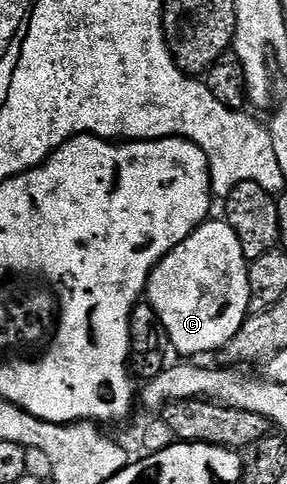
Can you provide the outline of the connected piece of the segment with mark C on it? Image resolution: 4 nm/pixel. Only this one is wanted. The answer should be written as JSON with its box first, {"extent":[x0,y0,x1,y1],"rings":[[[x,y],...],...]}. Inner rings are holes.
{"extent":[146,220,251,356],"rings":[[[208,220],[155,266],[148,277],[146,300],[162,320],[177,355],[180,353],[184,356],[198,356],[227,347],[251,309],[248,263],[249,259],[242,252],[242,244],[228,222]]]}

